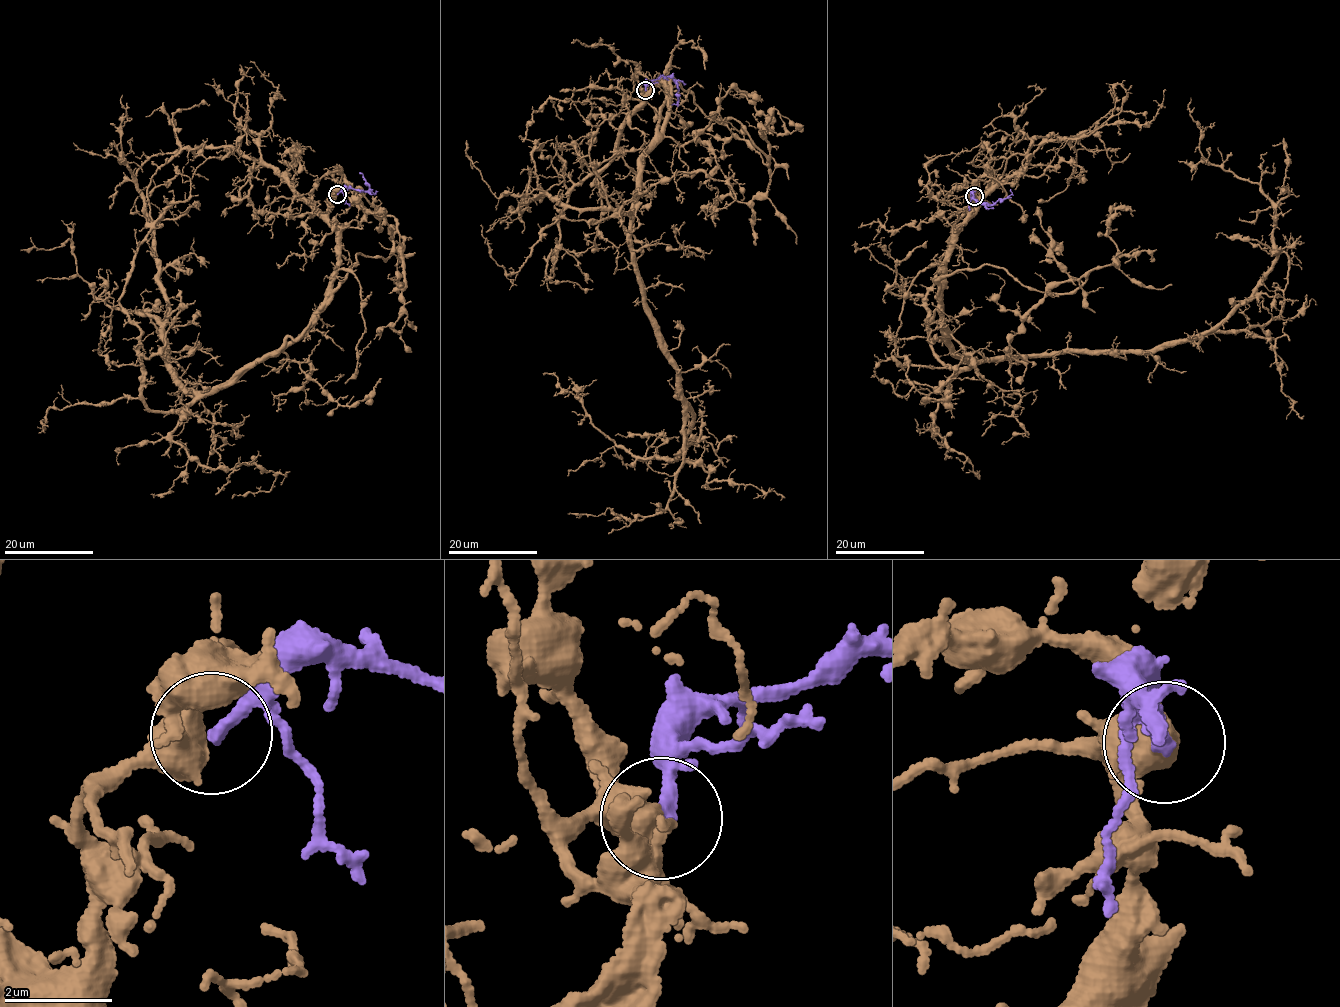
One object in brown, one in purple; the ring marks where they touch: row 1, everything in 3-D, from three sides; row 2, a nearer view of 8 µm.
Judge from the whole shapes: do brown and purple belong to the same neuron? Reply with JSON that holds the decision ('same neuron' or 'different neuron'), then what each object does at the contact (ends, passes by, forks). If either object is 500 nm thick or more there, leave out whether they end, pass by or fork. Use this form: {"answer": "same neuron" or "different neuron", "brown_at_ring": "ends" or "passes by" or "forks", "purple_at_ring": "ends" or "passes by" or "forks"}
{"answer": "different neuron"}

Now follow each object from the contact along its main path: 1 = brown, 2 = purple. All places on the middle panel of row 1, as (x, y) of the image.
1: (644, 90), (672, 101), (631, 263), (687, 442), (635, 455), (543, 373)
2: (645, 90), (648, 82), (670, 77), (678, 91), (678, 101), (671, 105)

